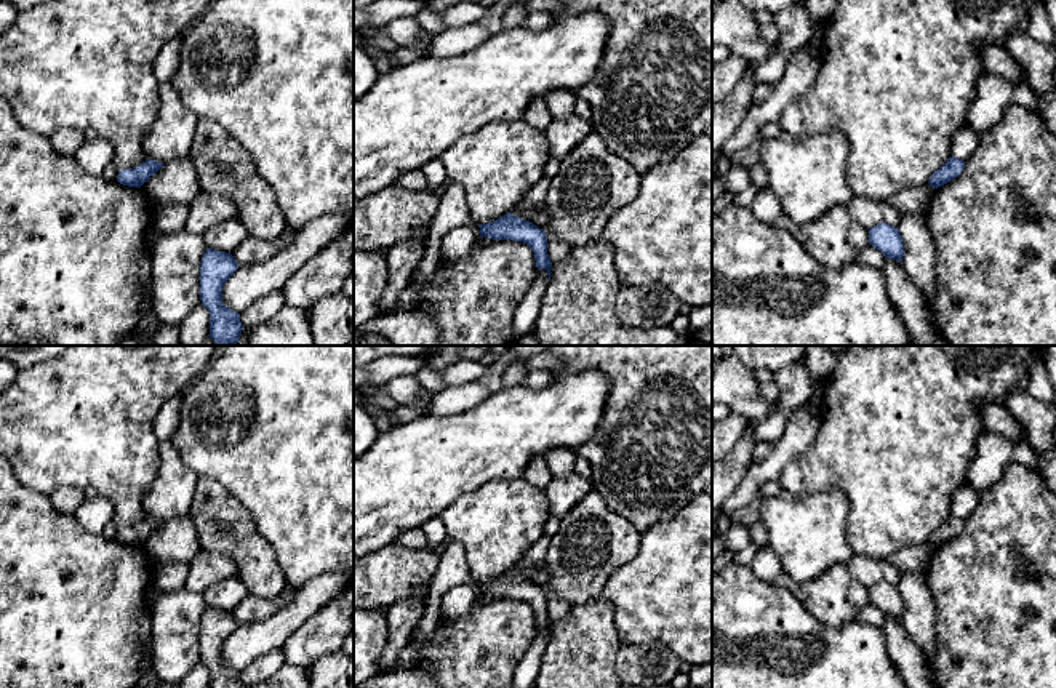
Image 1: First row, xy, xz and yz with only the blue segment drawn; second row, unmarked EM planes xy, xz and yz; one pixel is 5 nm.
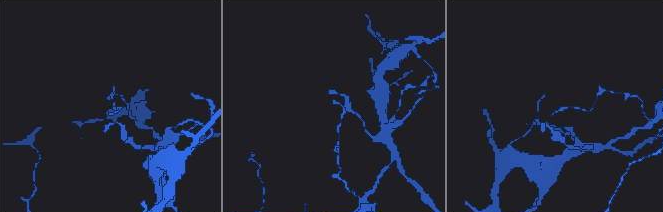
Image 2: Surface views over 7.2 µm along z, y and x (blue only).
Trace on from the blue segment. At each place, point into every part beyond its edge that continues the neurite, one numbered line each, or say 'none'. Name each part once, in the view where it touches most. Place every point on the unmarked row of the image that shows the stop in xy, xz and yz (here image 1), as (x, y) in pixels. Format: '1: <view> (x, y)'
none

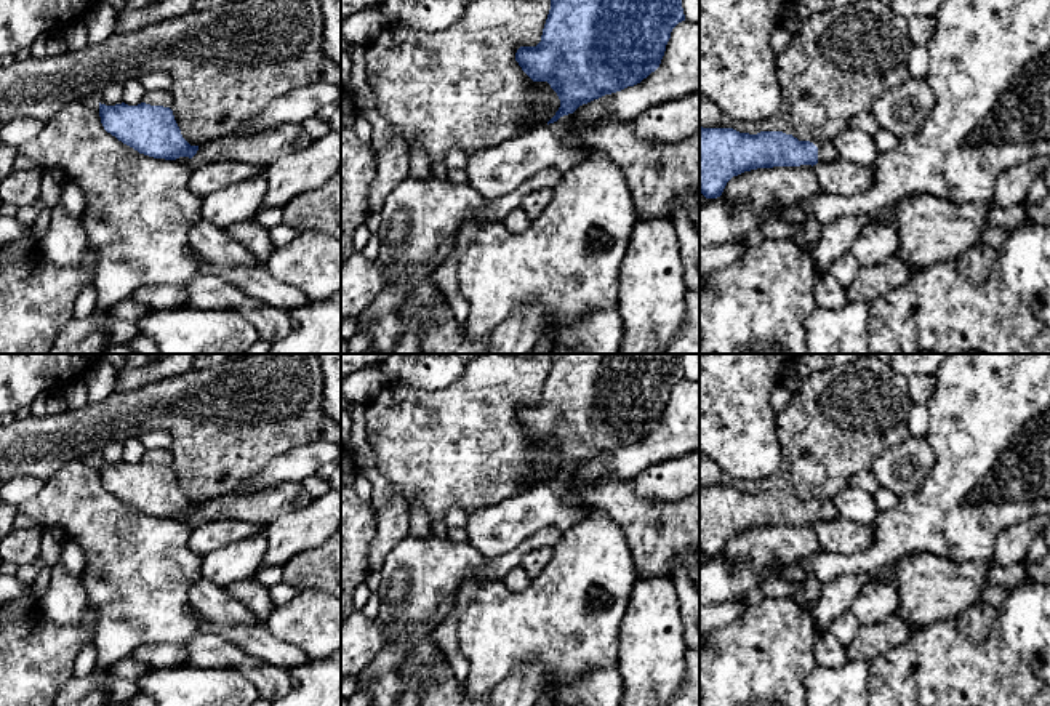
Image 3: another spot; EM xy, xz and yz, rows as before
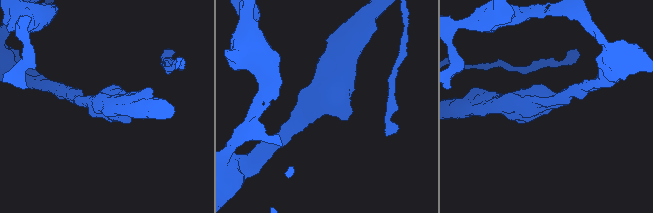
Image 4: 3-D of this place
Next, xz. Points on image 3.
1: xz (661, 535)

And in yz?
1: yz (826, 509)

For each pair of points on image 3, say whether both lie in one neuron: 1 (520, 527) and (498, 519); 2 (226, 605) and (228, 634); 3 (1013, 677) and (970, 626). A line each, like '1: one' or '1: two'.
1: one
2: two
3: two

